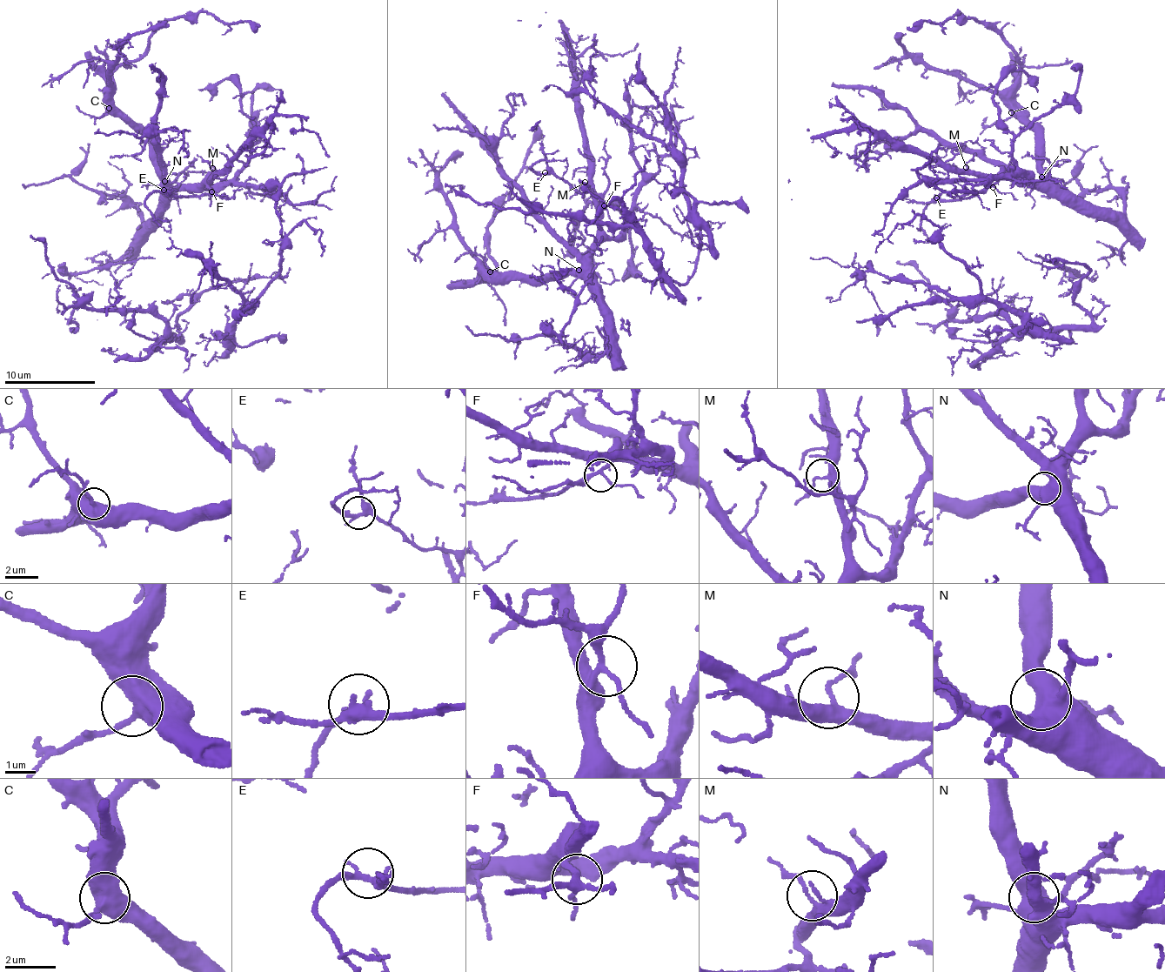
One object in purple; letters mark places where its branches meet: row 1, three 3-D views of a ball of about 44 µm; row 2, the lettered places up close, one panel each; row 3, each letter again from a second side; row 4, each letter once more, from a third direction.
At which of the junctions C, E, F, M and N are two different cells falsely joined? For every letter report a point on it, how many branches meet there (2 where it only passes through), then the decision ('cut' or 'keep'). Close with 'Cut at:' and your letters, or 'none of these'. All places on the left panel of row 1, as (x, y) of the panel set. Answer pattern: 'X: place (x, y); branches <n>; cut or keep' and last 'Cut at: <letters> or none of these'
C: place (109, 108); branches 2; keep
E: place (164, 190); branches 3; keep
F: place (211, 191); branches 3; keep
M: place (212, 168); branches 3; keep
N: place (164, 181); branches 3; keep
Cut at: none of these

